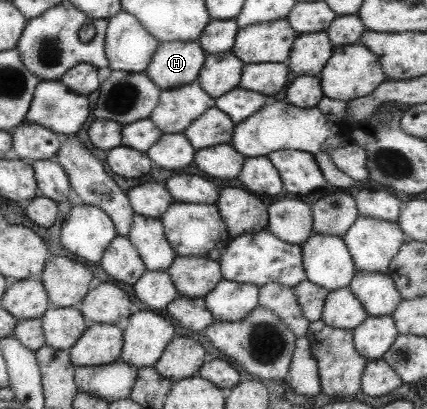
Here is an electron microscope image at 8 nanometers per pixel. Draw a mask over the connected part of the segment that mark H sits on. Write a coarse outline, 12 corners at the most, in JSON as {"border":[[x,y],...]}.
{"border":[[197,41],[159,42],[144,73],[160,90],[197,80]]}

